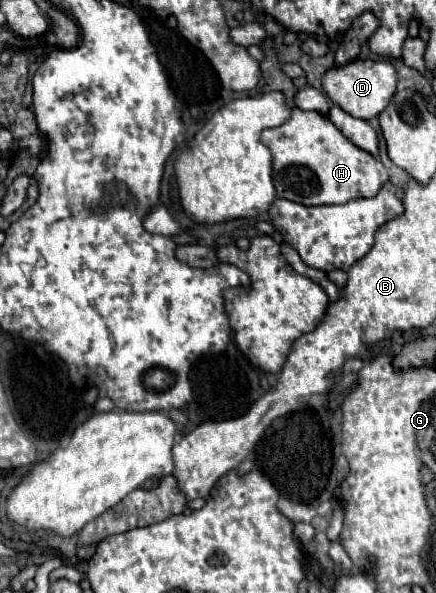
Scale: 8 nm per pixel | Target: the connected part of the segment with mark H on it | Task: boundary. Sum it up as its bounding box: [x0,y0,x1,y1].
[260,108,388,206]

